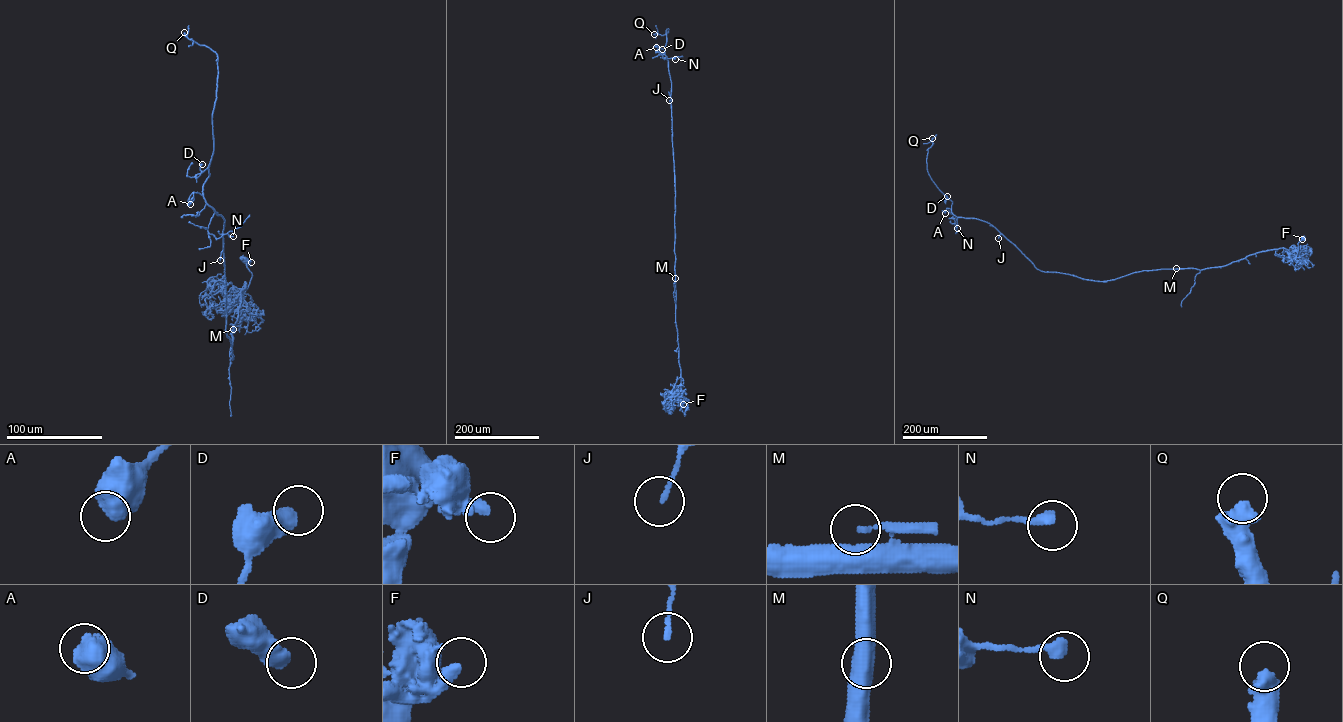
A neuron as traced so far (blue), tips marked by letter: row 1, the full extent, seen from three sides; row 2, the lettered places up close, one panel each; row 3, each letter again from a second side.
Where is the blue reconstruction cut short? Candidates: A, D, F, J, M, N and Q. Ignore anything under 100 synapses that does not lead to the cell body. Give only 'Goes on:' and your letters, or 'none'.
Goes on: Q

